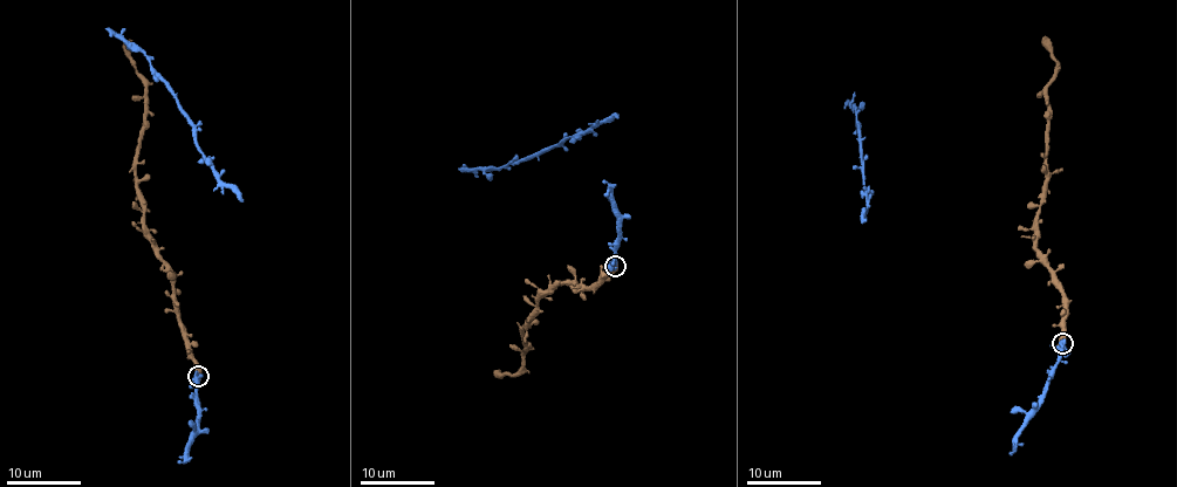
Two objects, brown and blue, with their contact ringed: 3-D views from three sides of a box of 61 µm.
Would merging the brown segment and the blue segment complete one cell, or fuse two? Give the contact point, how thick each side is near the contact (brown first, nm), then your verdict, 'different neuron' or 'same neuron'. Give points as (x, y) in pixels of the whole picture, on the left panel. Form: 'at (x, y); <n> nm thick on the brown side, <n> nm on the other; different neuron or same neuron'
at (198, 376); 800 nm thick on the brown side, 320 nm on the other; same neuron

